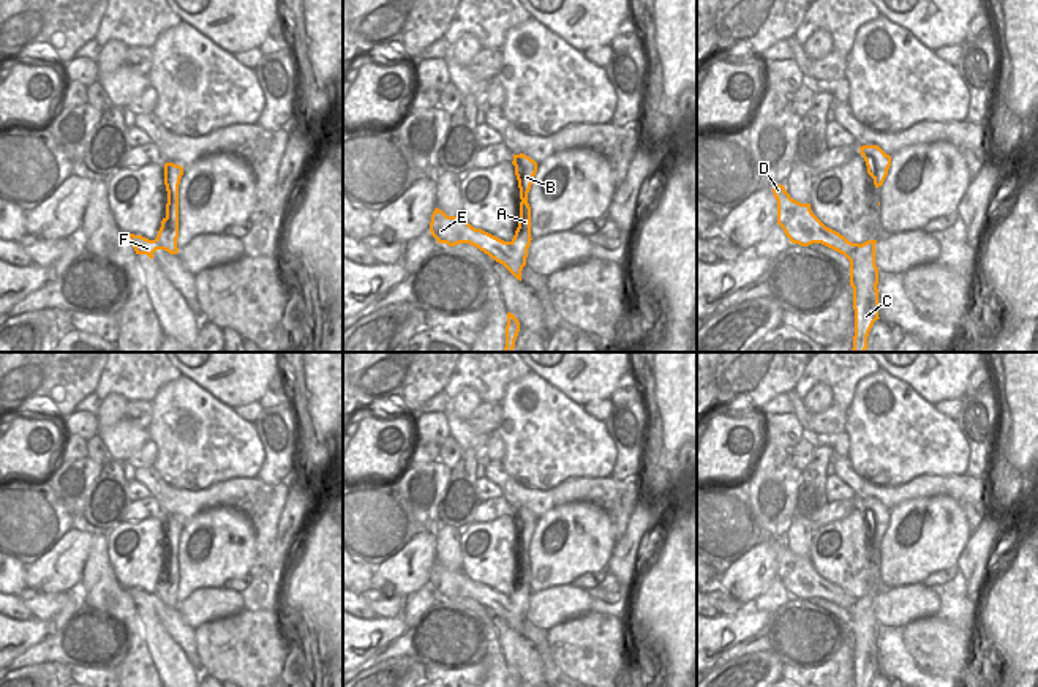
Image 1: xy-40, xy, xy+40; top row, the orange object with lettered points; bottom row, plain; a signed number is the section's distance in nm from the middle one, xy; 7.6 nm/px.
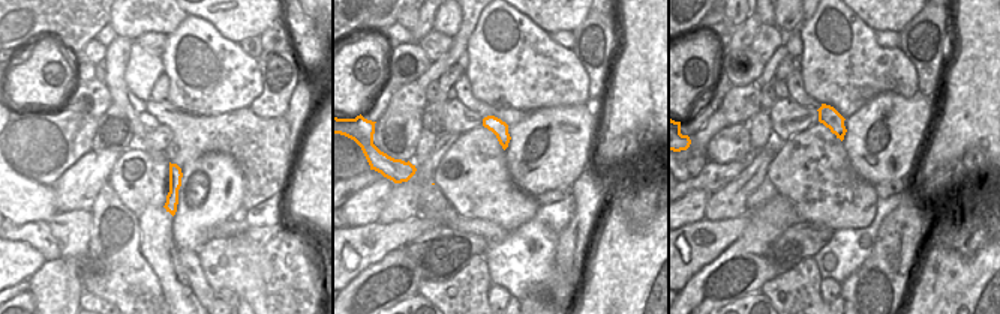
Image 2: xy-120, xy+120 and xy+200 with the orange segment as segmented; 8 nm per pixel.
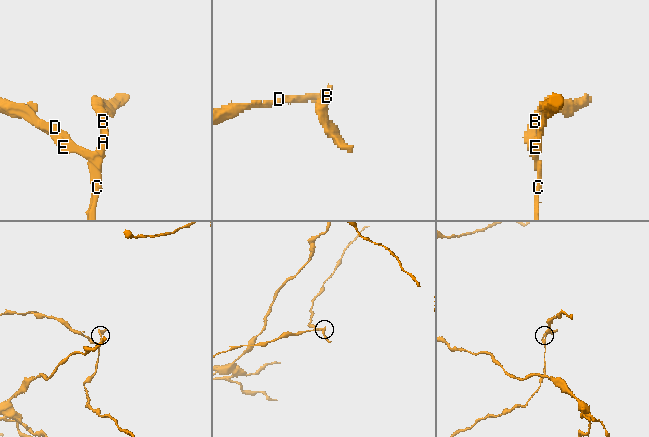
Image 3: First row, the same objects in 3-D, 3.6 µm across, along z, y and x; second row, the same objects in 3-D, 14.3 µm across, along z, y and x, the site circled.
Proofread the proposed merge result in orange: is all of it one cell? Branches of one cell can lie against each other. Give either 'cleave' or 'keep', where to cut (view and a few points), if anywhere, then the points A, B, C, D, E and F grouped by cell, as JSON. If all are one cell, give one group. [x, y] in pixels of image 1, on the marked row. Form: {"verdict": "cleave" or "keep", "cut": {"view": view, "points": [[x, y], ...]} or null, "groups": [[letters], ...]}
{"verdict": "cleave", "cut": {"view": "xy", "points": [[509, 242], [512, 259], [517, 264], [512, 269]]}, "groups": [["A", "B", "C"], ["D", "E", "F"]]}

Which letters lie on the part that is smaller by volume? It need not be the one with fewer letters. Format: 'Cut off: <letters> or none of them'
Cut off: D, E, F

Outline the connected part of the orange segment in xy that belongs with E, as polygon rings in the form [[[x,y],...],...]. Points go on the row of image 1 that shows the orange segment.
[[[434,208],[430,232],[438,243],[447,243],[449,246],[469,243],[509,268],[518,267],[512,259],[510,242],[472,227],[463,216],[447,216],[442,210]]]

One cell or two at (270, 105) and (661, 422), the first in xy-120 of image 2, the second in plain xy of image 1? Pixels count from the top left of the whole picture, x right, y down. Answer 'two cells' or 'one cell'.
two cells

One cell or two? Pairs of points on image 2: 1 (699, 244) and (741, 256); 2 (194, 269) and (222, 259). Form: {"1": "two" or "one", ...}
{"1": "two", "2": "two"}

